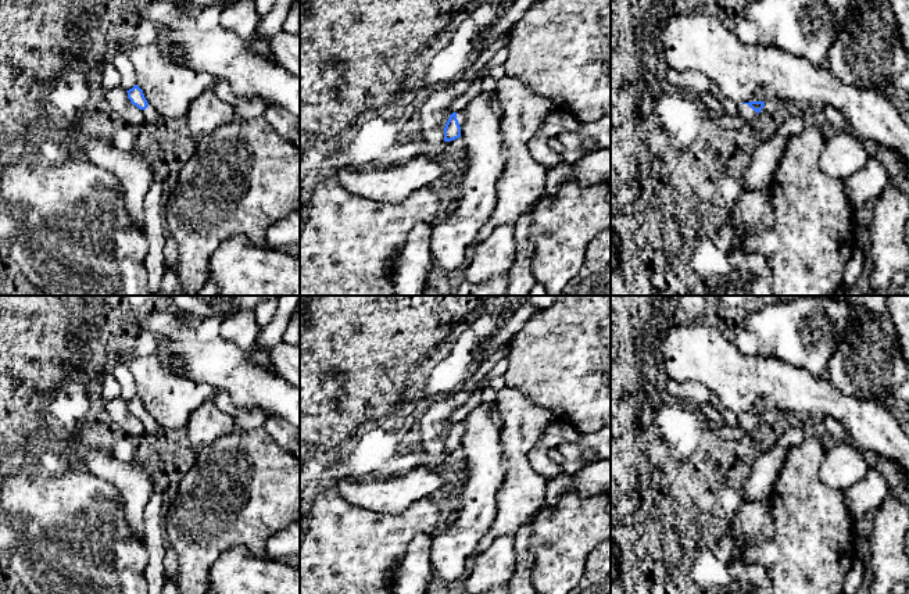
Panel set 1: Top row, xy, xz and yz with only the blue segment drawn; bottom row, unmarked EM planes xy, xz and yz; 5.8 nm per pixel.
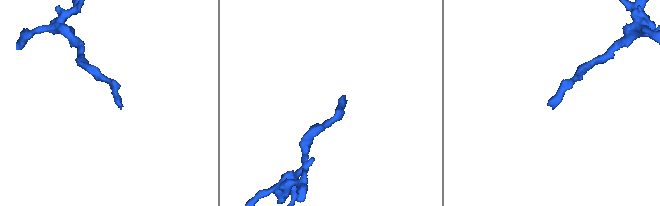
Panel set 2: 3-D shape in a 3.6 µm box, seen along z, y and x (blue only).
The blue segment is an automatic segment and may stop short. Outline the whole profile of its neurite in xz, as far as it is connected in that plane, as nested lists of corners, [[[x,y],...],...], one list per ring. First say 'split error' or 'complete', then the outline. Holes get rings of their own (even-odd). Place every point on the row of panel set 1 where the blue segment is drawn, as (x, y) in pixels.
split error | [[[458,111],[452,112],[444,128],[444,142],[451,142],[461,137],[461,126],[465,121],[465,115]]]

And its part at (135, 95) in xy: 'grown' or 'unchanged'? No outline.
grown

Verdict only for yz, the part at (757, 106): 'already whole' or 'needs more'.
needs more

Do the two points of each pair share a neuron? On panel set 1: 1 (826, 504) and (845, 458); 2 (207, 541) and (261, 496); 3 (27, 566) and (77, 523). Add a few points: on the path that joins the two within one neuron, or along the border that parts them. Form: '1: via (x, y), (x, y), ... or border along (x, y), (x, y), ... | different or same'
1: border along (826, 455), (820, 469), (820, 479), (841, 491) | different
2: via (221, 528), (247, 504) | same
3: via (39, 561), (64, 536) | same

